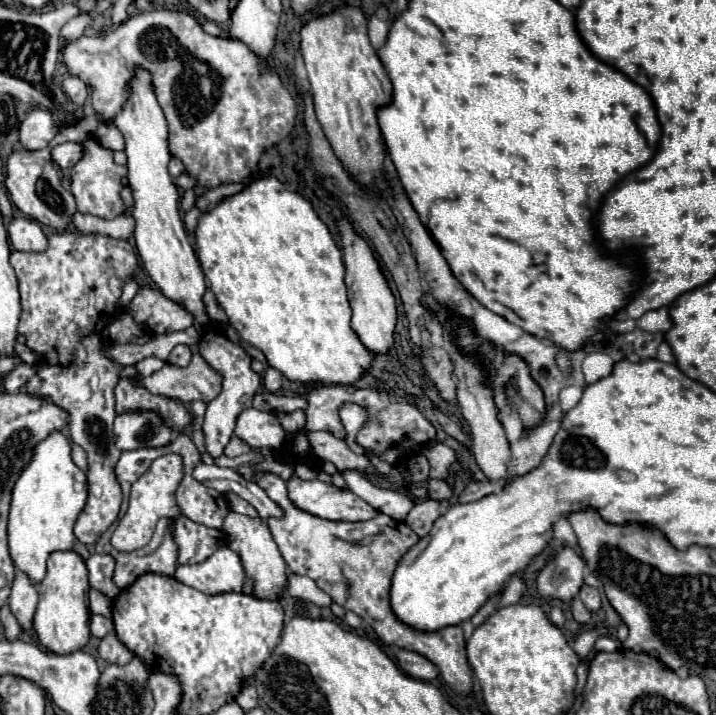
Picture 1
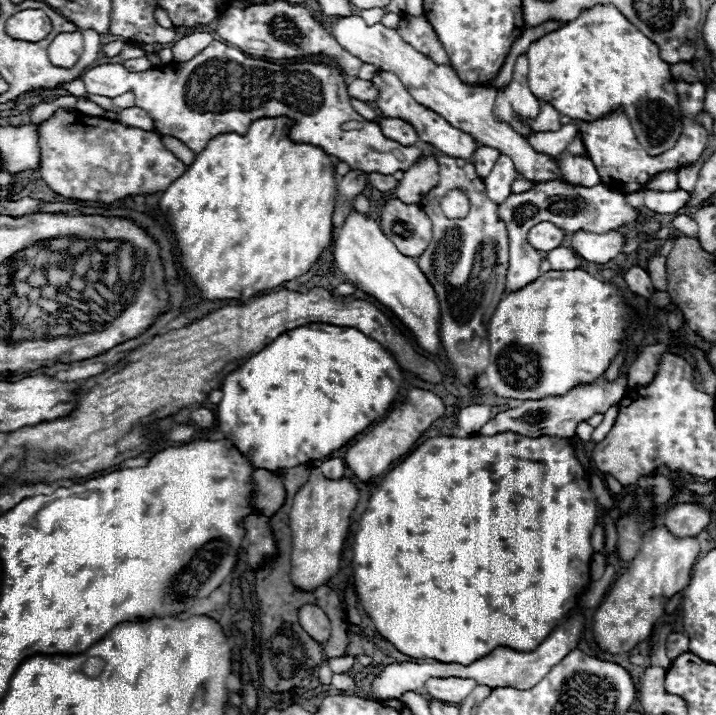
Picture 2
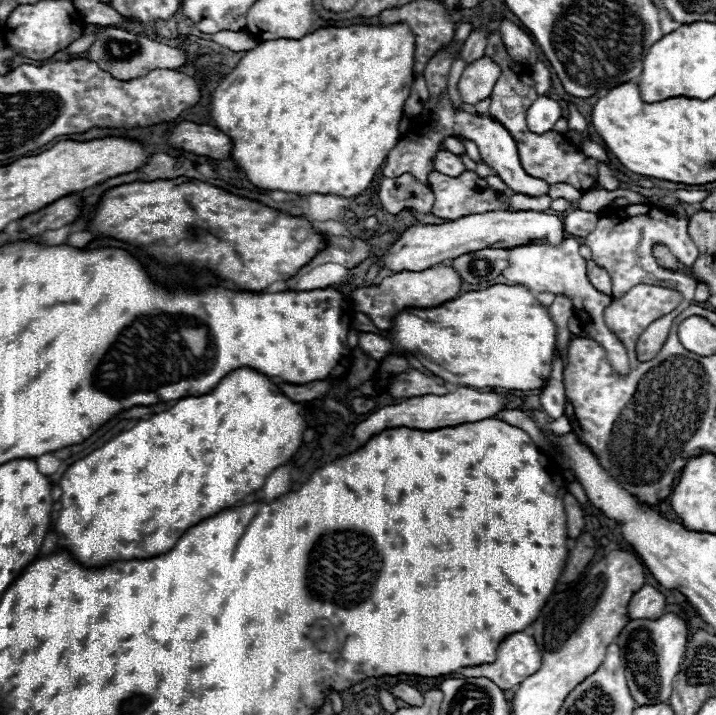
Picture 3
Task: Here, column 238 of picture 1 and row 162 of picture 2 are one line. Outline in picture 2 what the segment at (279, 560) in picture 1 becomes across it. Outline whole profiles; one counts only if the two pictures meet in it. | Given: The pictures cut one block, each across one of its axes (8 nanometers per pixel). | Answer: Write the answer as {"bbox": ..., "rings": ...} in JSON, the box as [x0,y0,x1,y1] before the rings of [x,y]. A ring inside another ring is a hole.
{"bbox":[330,16,576,186],"rings":[[[342,16],[334,24],[330,24],[330,34],[336,38],[336,42],[348,50],[352,56],[358,56],[366,64],[374,64],[378,70],[394,72],[402,84],[406,84],[406,90],[418,100],[418,104],[438,112],[444,120],[454,124],[456,128],[462,128],[464,132],[470,132],[480,144],[490,144],[492,148],[498,148],[502,154],[510,156],[520,176],[532,180],[532,182],[548,182],[558,180],[566,182],[568,186],[576,186],[568,182],[556,160],[544,152],[536,152],[528,144],[528,136],[516,132],[508,122],[496,120],[494,116],[494,100],[496,100],[496,88],[492,86],[472,86],[458,78],[456,70],[448,64],[434,64],[428,56],[416,52],[410,44],[406,44],[396,30],[386,28],[382,24],[368,26],[360,16]]]}

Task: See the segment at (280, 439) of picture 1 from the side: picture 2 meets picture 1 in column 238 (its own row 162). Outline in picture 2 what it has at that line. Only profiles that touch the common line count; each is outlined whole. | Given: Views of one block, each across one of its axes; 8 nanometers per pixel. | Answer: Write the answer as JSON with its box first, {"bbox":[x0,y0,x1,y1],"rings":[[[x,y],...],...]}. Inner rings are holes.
{"bbox":[394,154,440,204],"rings":[[[422,154],[416,160],[416,164],[404,172],[404,178],[398,182],[394,190],[394,196],[404,204],[420,204],[422,196],[426,196],[426,192],[434,188],[438,180],[440,174],[436,158],[432,154]]]}

